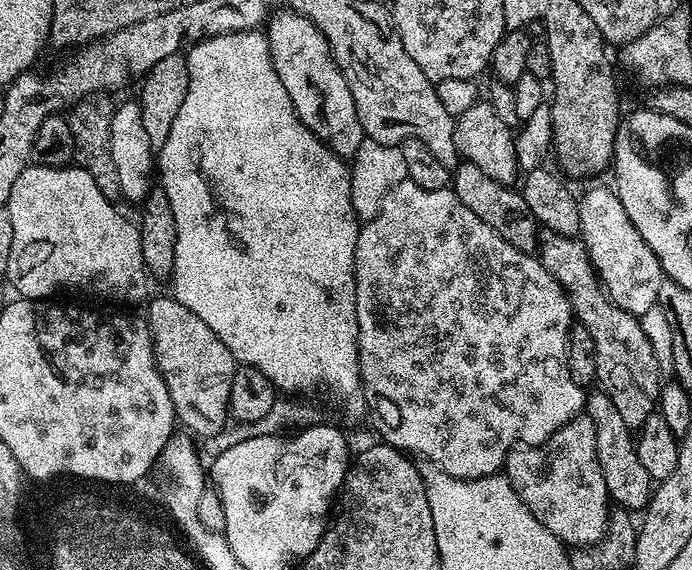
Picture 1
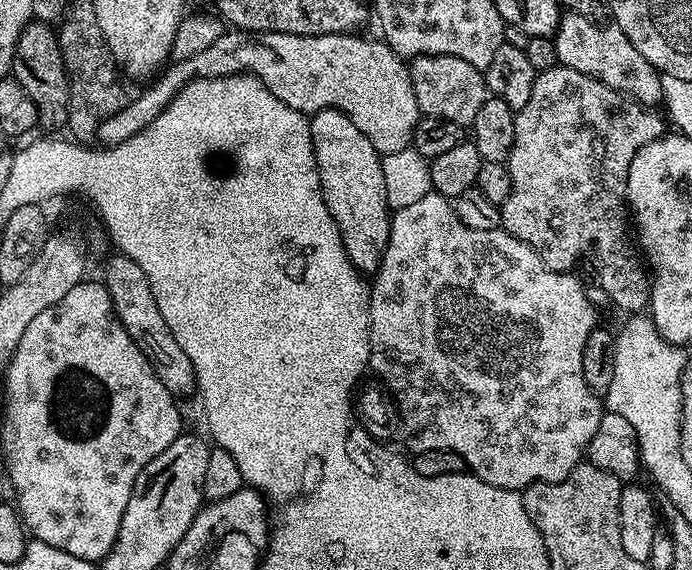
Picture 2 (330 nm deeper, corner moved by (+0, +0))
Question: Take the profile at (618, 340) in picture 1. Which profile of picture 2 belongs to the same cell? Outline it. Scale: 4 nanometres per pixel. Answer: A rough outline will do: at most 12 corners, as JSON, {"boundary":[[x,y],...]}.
{"boundary":[[578,70],[516,112],[503,231],[581,263],[576,156],[632,160],[665,117]]}

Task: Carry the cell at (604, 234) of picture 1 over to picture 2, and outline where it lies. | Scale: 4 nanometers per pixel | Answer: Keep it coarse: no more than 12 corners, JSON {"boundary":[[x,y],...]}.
{"boundary":[[430,191],[392,212],[371,371],[412,454],[566,478],[596,308]]}

